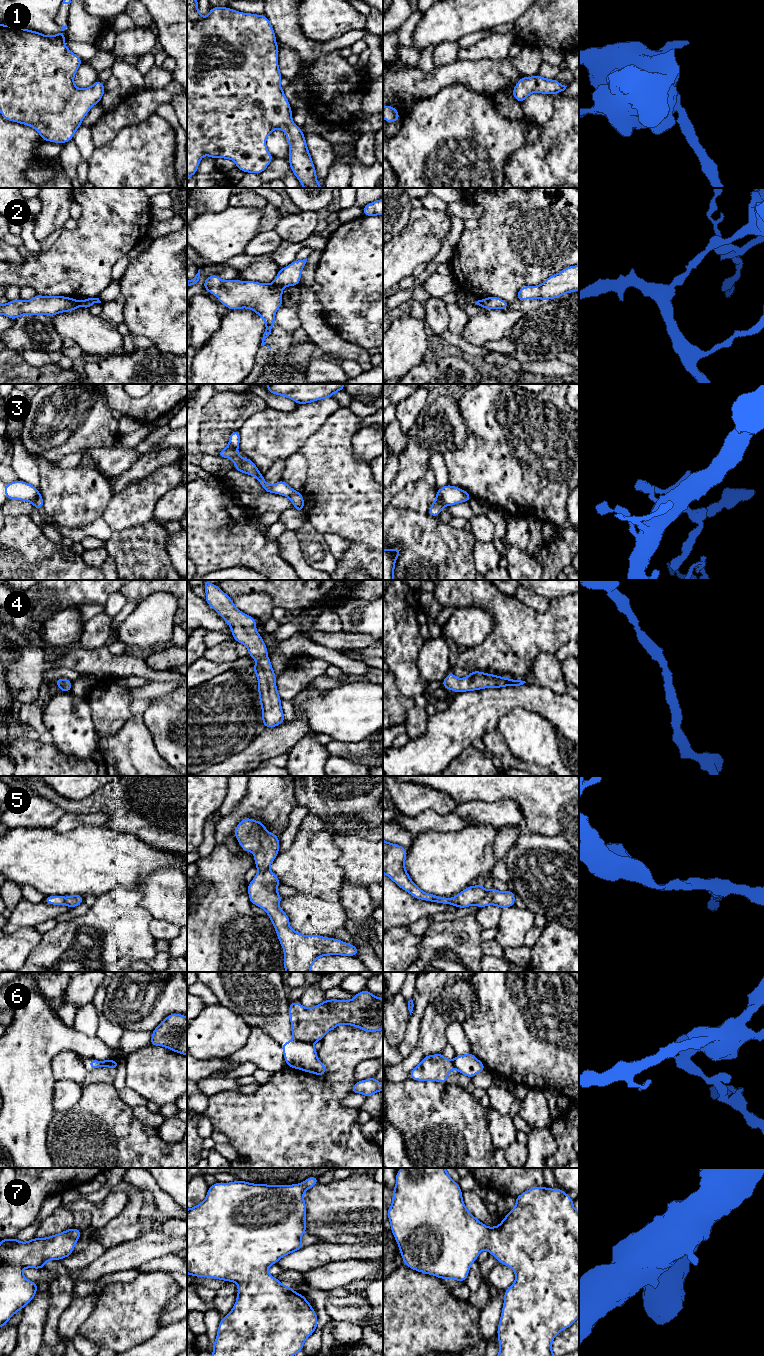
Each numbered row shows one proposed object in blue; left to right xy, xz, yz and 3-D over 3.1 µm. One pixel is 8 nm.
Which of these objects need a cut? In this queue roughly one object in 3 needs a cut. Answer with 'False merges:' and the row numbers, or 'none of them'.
False merges: 2, 3, 6

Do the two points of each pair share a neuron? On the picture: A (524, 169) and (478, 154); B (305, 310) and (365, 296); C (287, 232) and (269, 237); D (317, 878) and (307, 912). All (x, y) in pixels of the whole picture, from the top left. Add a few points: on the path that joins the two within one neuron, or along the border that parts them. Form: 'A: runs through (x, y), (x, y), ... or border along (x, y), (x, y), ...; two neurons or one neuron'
A: border along (506, 160), (504, 163), (505, 177); two neurons
B: border along (315, 293), (321, 317), (331, 328); two neurons
C: border along (274, 230), (282, 240); two neurons
D: border along (299, 892), (335, 901); two neurons

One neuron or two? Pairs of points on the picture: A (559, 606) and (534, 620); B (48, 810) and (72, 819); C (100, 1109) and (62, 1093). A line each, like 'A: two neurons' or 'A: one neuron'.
A: one neuron
B: two neurons
C: two neurons

